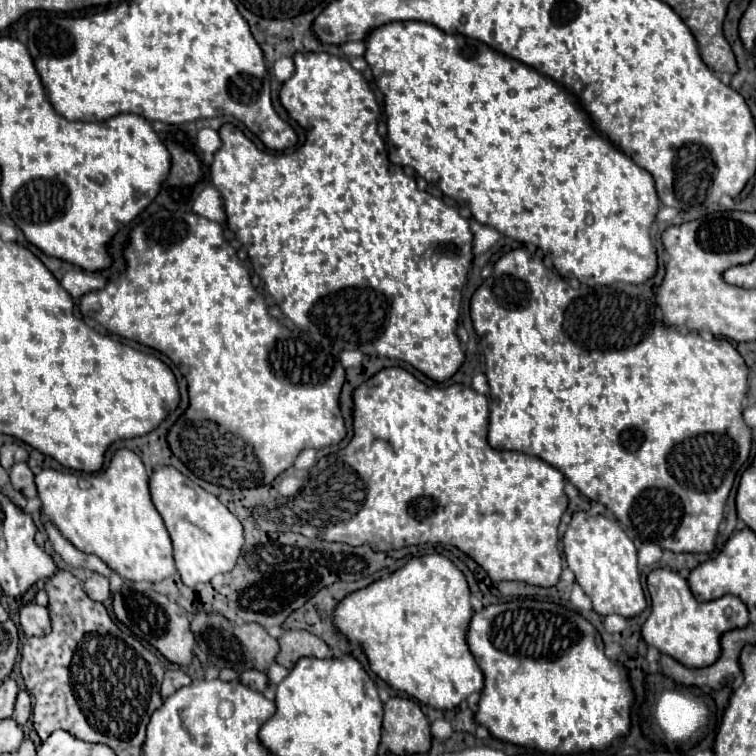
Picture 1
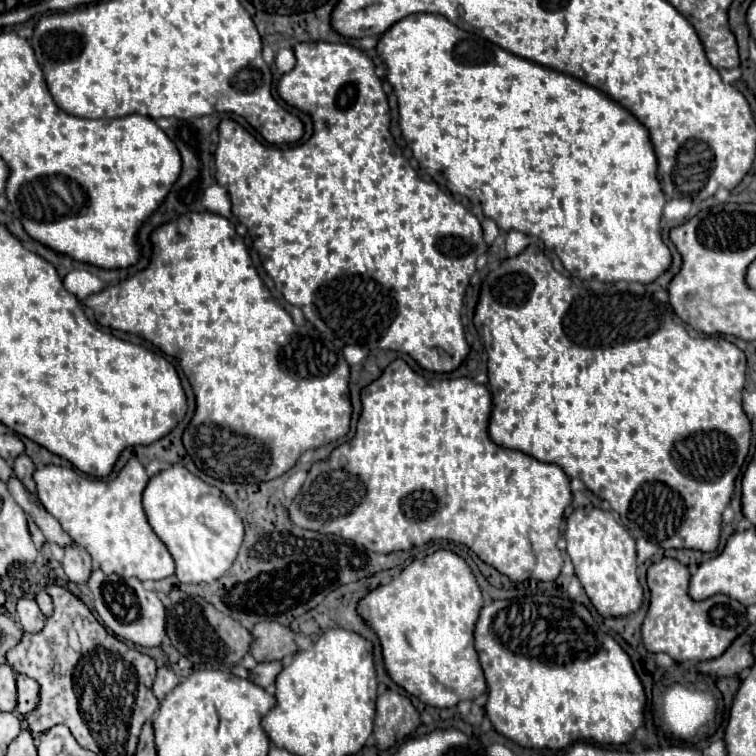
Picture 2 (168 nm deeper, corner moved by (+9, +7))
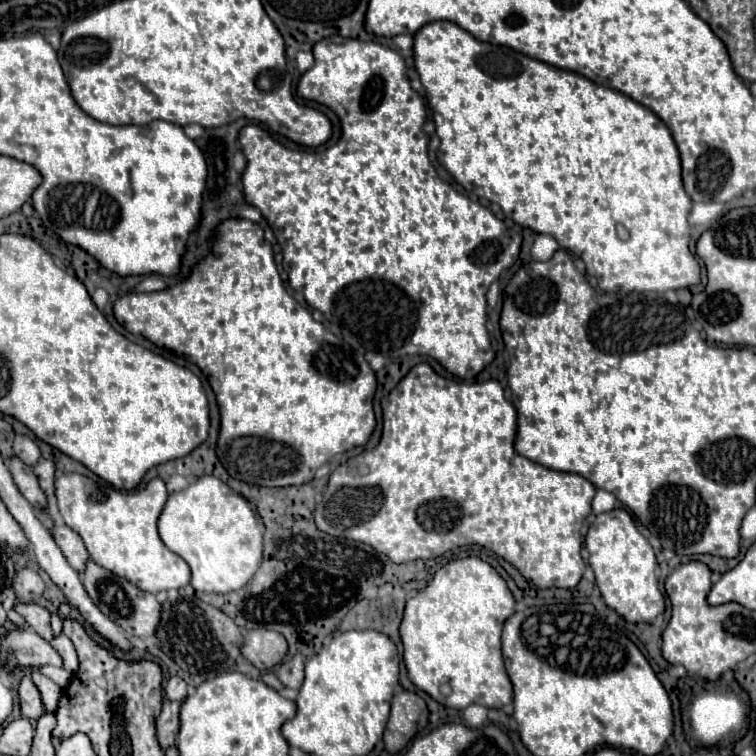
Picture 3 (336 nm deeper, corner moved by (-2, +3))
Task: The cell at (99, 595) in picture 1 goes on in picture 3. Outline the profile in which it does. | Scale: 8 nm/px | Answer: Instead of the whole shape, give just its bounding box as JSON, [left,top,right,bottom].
[55,524,89,572]

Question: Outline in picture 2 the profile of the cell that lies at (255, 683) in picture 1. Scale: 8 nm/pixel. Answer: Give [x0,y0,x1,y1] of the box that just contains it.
[250,662,284,688]

